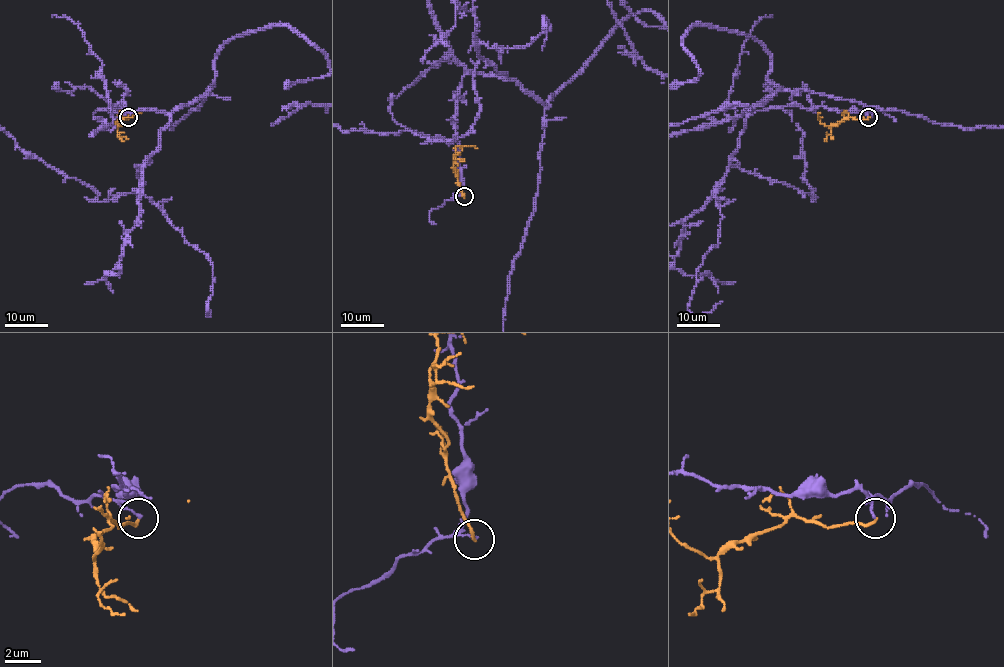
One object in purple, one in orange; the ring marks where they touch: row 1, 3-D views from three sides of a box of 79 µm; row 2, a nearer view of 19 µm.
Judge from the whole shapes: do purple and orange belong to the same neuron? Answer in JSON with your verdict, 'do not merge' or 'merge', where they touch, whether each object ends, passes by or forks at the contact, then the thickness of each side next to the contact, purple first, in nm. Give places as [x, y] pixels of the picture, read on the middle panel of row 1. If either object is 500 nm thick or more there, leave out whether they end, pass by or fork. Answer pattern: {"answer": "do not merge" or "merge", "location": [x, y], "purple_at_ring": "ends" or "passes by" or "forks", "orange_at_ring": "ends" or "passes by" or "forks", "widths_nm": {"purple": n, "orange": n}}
{"answer": "do not merge", "location": [464, 196], "purple_at_ring": "ends", "orange_at_ring": "ends", "widths_nm": {"purple": 130, "orange": 150}}

